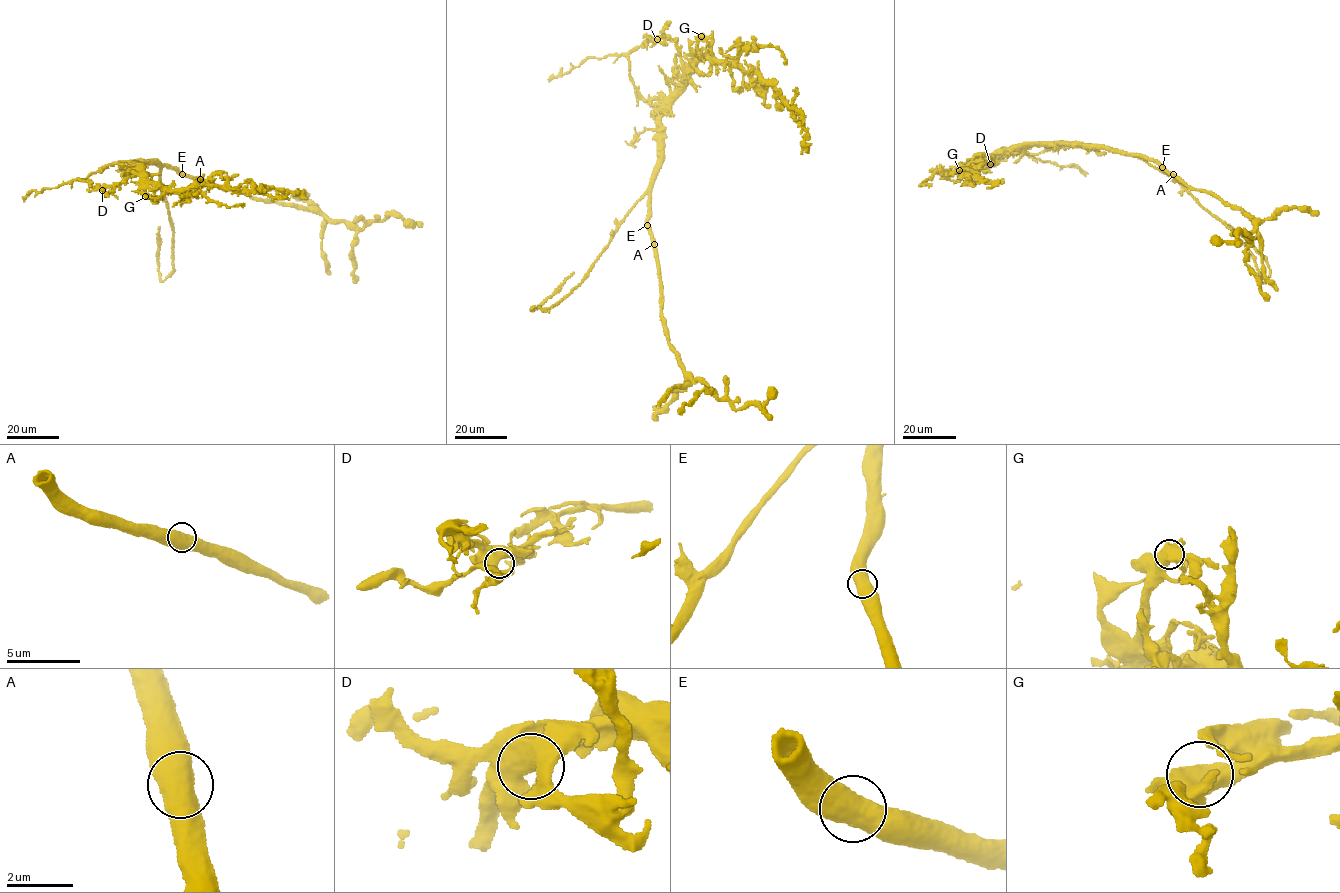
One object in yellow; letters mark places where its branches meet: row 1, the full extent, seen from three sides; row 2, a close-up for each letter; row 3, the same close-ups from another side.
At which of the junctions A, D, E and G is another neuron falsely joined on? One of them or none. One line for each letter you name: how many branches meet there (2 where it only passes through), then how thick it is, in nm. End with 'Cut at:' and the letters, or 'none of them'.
Cut at: none of them

